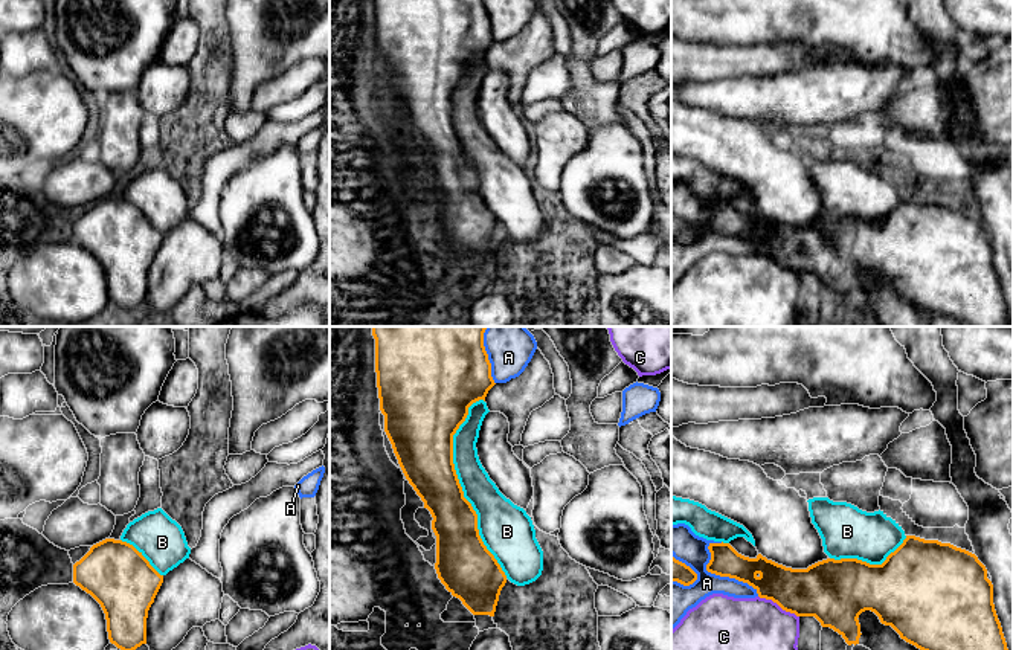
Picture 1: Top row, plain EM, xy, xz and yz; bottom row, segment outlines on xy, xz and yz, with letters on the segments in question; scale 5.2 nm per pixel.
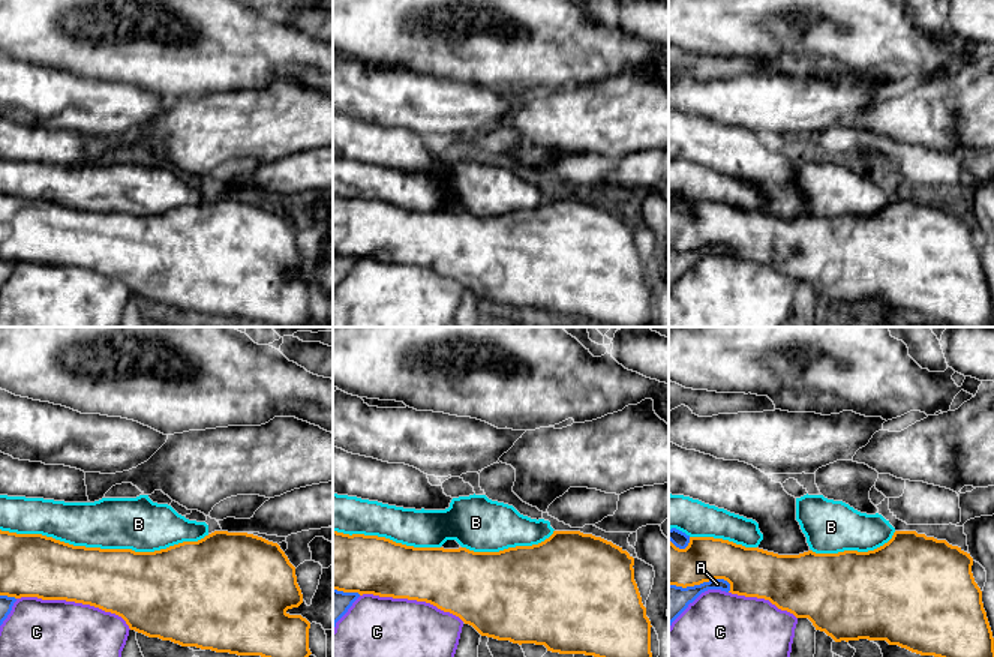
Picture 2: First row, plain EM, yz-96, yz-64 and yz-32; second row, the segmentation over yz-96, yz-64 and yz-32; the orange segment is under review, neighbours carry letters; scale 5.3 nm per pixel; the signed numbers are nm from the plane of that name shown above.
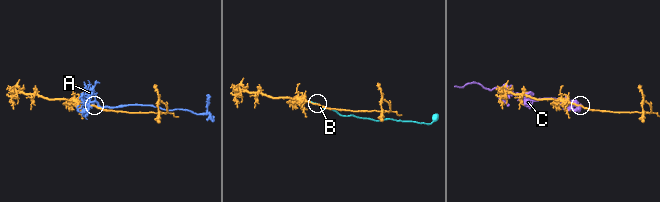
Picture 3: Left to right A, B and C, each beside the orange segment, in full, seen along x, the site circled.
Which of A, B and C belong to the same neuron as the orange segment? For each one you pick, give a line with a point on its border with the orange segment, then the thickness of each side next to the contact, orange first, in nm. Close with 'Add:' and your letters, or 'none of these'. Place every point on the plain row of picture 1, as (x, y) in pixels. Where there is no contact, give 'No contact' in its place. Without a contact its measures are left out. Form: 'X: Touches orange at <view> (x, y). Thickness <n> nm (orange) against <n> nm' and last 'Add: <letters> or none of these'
B: Touches orange at xz (461, 145). Thickness 280 nm (orange) against 220 nm
Add: B

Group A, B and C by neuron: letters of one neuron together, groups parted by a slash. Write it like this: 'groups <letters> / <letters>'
groups A / B / C

